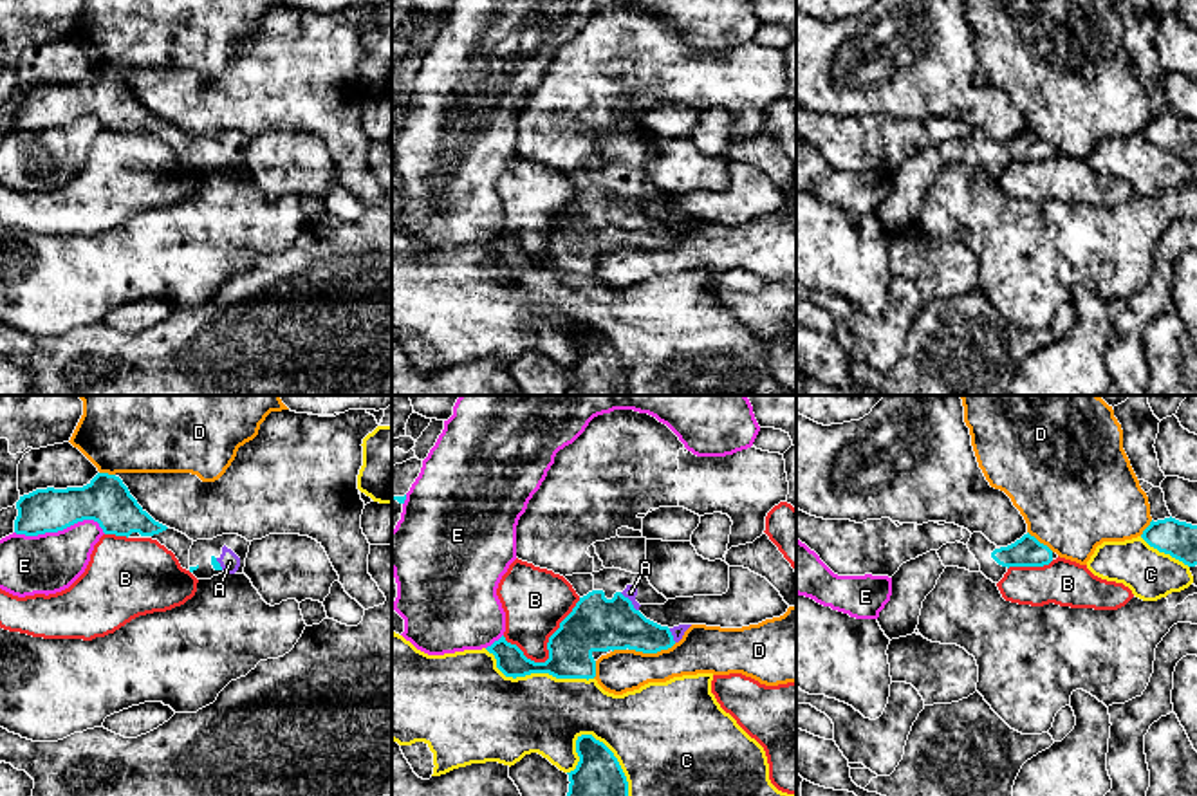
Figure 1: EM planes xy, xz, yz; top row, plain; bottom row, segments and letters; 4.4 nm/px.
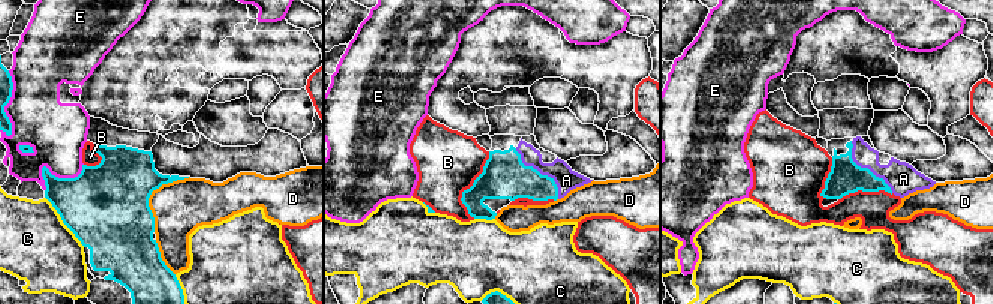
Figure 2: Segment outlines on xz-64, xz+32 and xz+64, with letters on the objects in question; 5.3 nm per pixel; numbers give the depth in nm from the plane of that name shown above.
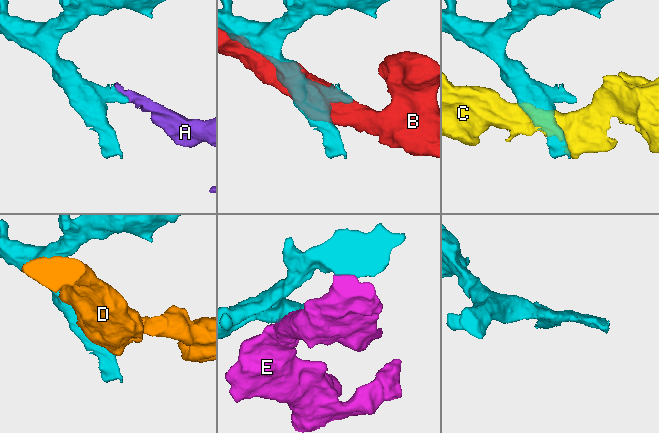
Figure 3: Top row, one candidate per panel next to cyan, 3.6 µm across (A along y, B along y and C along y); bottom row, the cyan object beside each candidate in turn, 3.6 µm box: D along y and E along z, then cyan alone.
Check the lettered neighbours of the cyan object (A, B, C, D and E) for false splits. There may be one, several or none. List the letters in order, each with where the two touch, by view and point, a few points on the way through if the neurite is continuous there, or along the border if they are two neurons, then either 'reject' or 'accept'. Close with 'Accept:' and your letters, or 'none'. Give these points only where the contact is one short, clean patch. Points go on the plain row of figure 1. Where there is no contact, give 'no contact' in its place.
A: xz (630, 197) | across xz (596, 219), (609, 219), (630, 197), (630, 188) | accept
B: xz (547, 244) | reject
C: xz (616, 354) | reject
D: xz (652, 248) | reject
E: xy (62, 125) | reject
Accept: A

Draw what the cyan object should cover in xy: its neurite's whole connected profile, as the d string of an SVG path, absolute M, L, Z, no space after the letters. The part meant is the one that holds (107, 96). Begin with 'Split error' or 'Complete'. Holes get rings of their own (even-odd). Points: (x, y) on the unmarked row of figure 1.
Complete. M97 69L83 83L36 85L16 97L14 128L38 132L94 116L105 130L153 132L168 123L155 117L116 70Z

